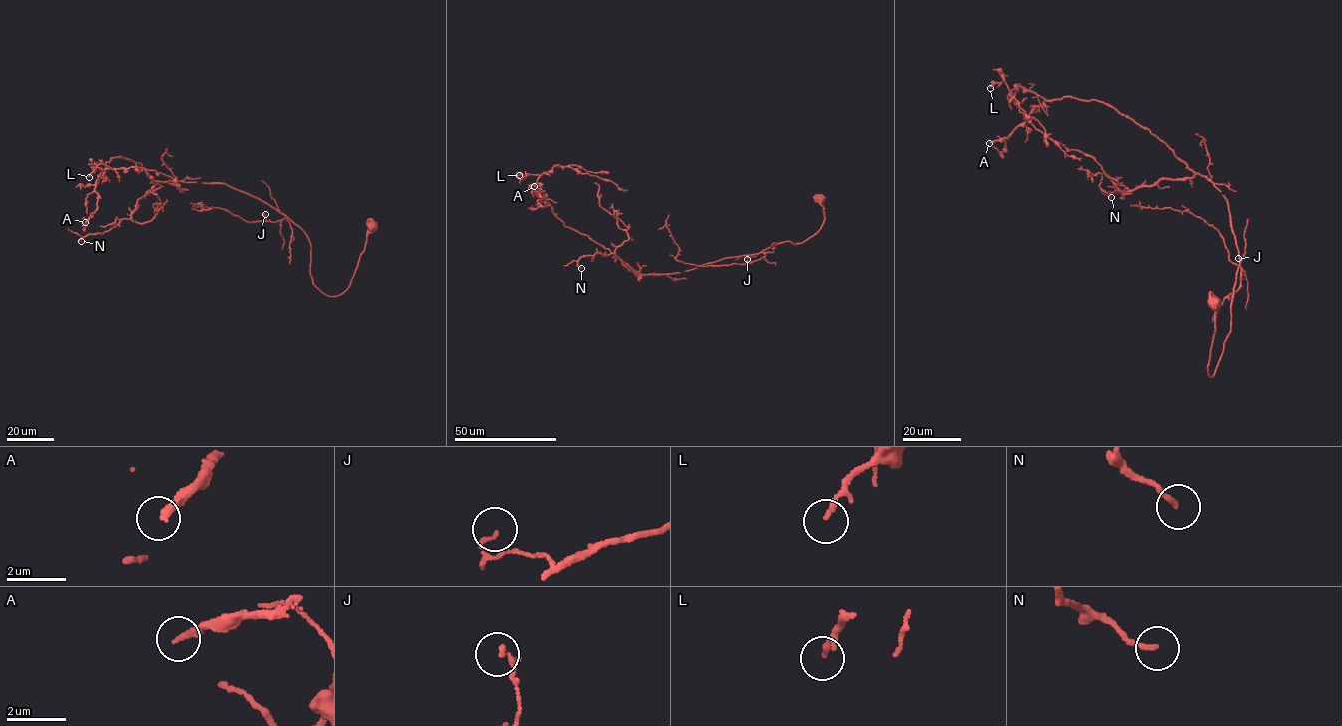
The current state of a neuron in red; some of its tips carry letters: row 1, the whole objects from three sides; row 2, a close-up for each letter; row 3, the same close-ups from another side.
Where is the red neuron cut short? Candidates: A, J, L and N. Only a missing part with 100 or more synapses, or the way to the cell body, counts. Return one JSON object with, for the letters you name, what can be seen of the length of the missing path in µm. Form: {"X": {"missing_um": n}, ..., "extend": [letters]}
{"A": {"missing_um": 50}, "extend": ["A"]}

